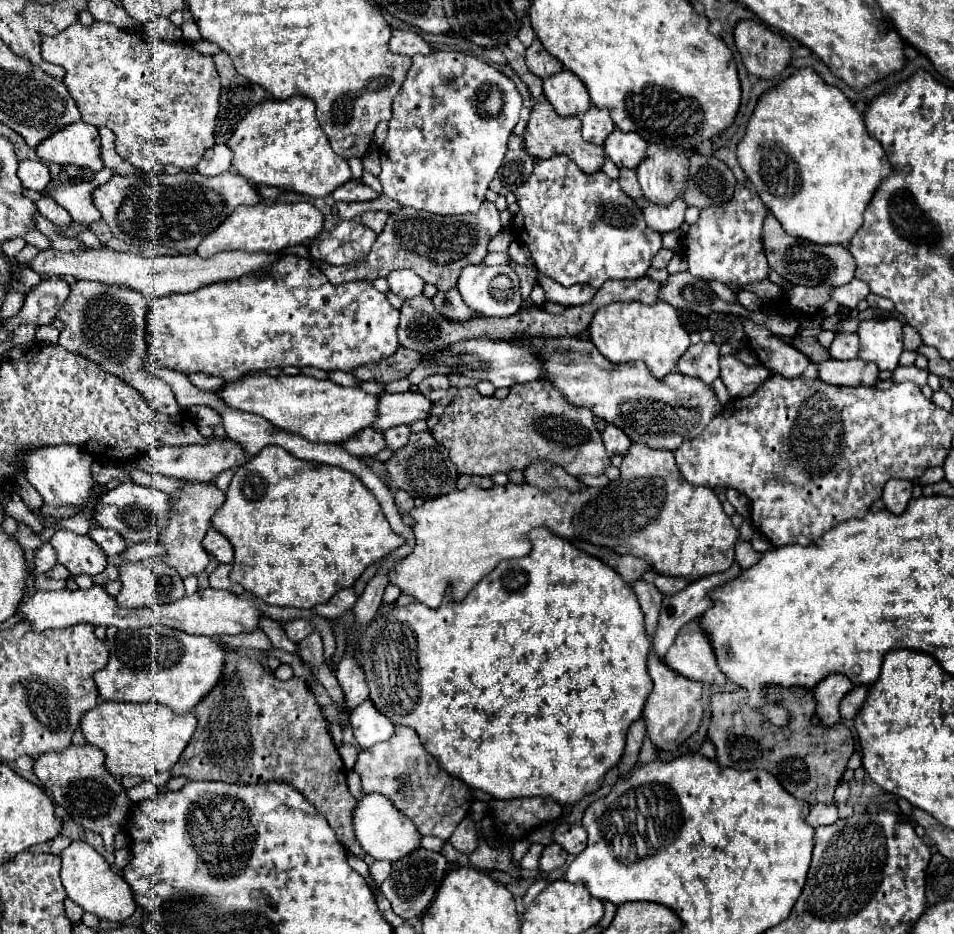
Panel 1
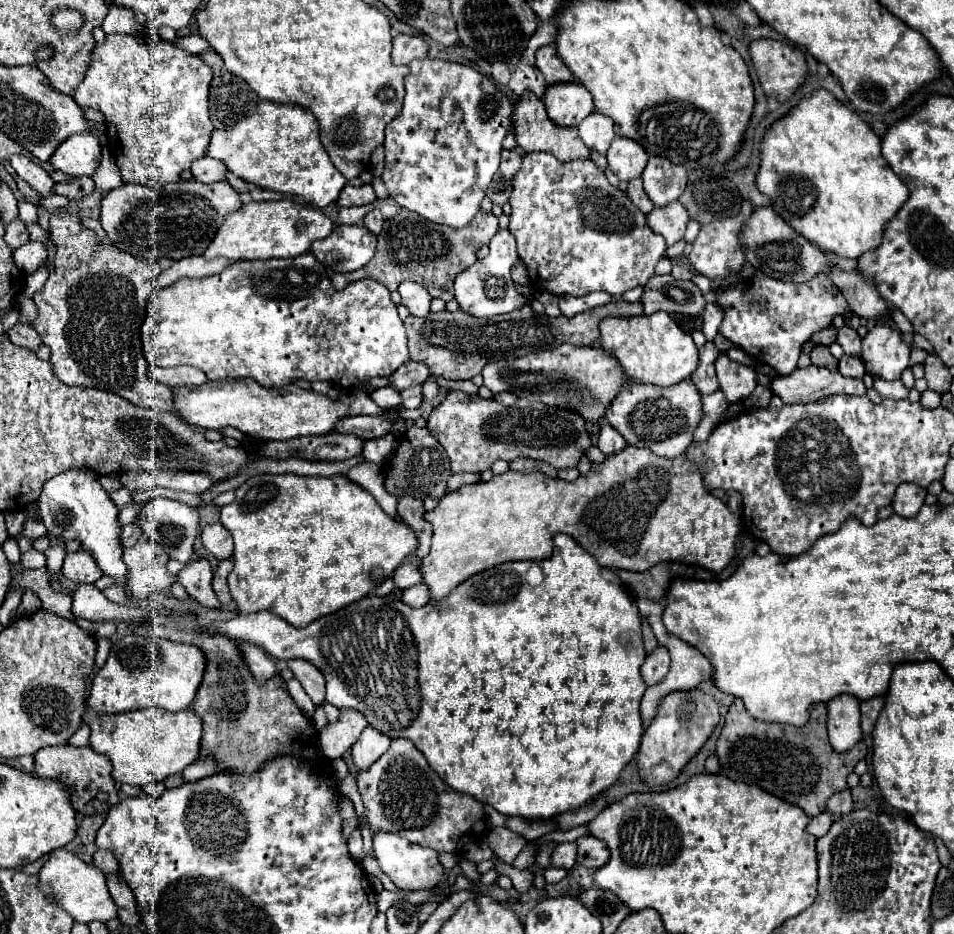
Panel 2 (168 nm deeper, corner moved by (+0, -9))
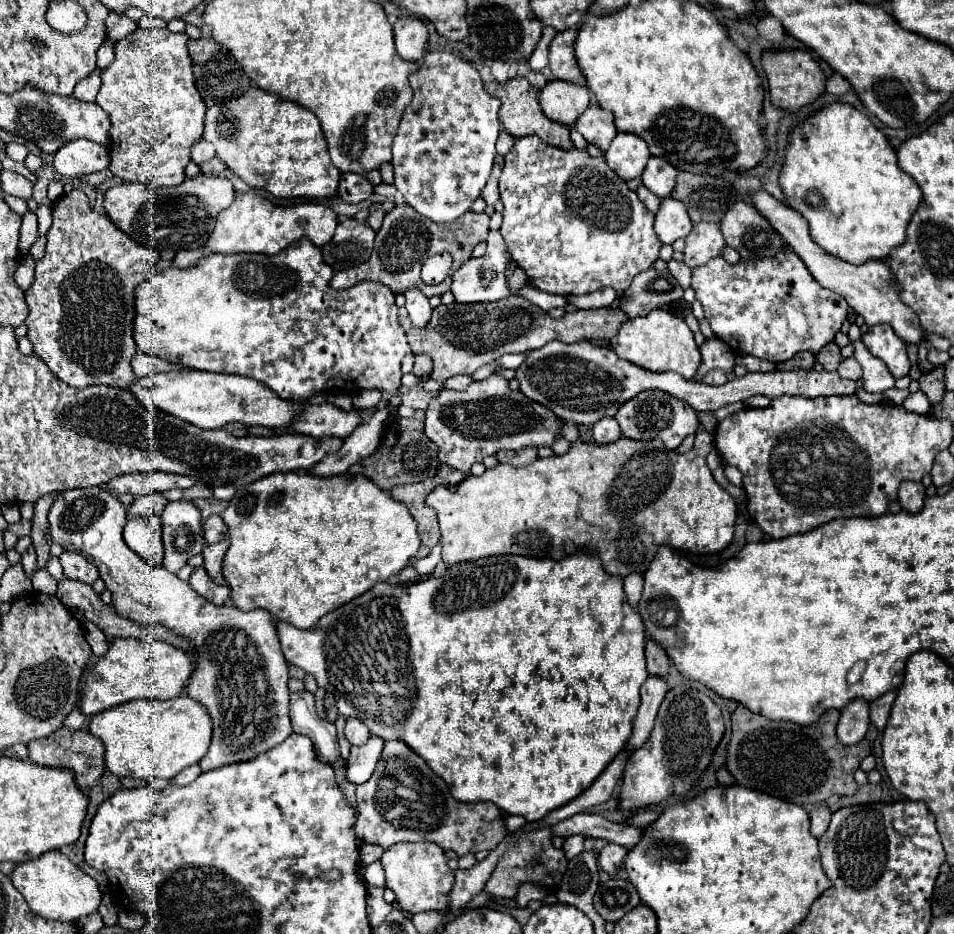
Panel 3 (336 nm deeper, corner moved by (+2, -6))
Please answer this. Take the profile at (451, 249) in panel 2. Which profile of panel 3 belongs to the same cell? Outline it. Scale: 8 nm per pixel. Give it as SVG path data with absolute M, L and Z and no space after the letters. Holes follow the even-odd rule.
M395 205L395 209L391 213L385 215L383 225L375 237L375 247L373 247L373 255L369 257L369 261L365 261L363 265L359 265L355 271L339 271L333 277L333 287L335 289L347 289L359 281L379 281L383 285L387 285L393 293L405 293L409 287L419 287L427 297L433 295L443 295L449 291L451 287L451 277L447 277L443 283L439 285L425 285L421 281L421 265L427 257L437 255L441 251L451 253L453 257L453 271L459 269L467 259L471 259L471 251L477 243L485 241L489 233L489 217L485 213L473 213L467 211L467 215L461 215L459 219L451 221L451 223L431 223L427 217L419 215L411 205Z

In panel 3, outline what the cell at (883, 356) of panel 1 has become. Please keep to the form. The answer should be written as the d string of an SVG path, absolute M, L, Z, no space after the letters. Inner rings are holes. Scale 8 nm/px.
M881 323L881 325L875 325L875 327L869 327L861 341L865 343L865 347L869 349L869 353L877 359L881 359L889 373L899 379L899 377L905 377L911 369L911 363L909 363L909 357L907 357L907 345L905 341L901 341L895 331L891 329L891 325L887 323Z

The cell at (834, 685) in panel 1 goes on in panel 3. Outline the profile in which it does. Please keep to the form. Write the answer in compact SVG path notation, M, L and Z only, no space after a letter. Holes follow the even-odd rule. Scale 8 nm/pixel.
M863 699L851 701L841 709L841 717L837 723L837 737L843 745L859 743L869 729L869 703Z

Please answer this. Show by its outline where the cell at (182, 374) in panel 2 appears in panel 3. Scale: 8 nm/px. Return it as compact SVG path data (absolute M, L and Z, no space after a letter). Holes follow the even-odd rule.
M137 351L135 357L131 359L131 369L137 377L147 377L151 373L157 373L157 371L175 371L175 369L185 369L181 365L173 365L173 363L167 363L159 357L153 357L153 355L145 355L143 351Z

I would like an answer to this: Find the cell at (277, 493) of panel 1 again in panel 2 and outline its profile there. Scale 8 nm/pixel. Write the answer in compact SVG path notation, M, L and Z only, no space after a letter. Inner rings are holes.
M279 474L279 476L253 476L247 482L243 482L237 490L235 490L235 502L227 504L221 508L221 524L231 532L233 542L235 542L235 552L233 552L233 572L229 574L227 582L229 582L229 590L233 600L239 606L239 612L259 612L259 610L269 610L277 616L281 616L283 620L287 620L293 626L307 626L309 622L327 616L331 612L337 612L339 608L345 608L349 604L353 604L355 600L361 600L363 596L371 594L373 588L379 584L373 580L373 572L379 570L381 576L391 576L393 570L411 554L417 550L417 536L413 534L413 530L405 524L397 524L397 520L389 518L379 504L375 502L375 498L363 490L361 486L353 484L349 478L345 476L297 476L297 474Z

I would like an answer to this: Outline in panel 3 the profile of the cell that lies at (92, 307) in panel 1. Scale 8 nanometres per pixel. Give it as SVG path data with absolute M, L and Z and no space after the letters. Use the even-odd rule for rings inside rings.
M81 189L61 195L53 203L53 225L47 235L45 255L37 261L35 281L25 291L25 301L29 305L27 339L33 351L47 363L47 367L65 383L73 387L89 385L109 385L127 389L137 377L131 373L131 355L135 355L137 345L133 341L133 297L135 287L155 275L159 269L159 253L135 243L129 235L119 231L119 227L105 213L91 209L87 195Z

